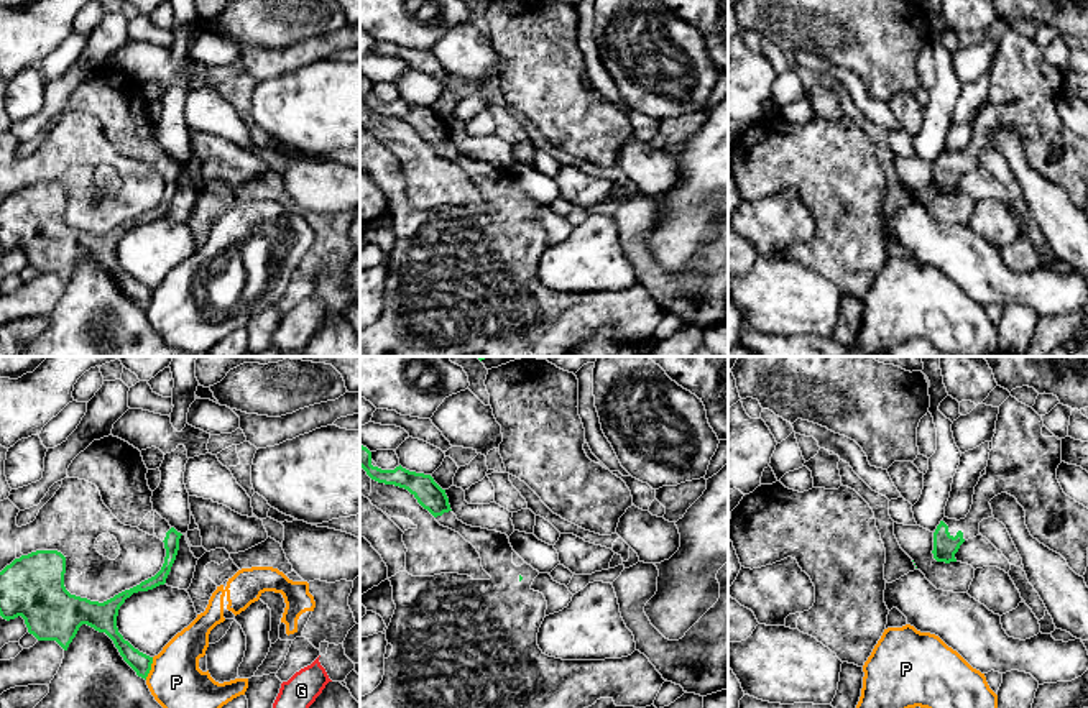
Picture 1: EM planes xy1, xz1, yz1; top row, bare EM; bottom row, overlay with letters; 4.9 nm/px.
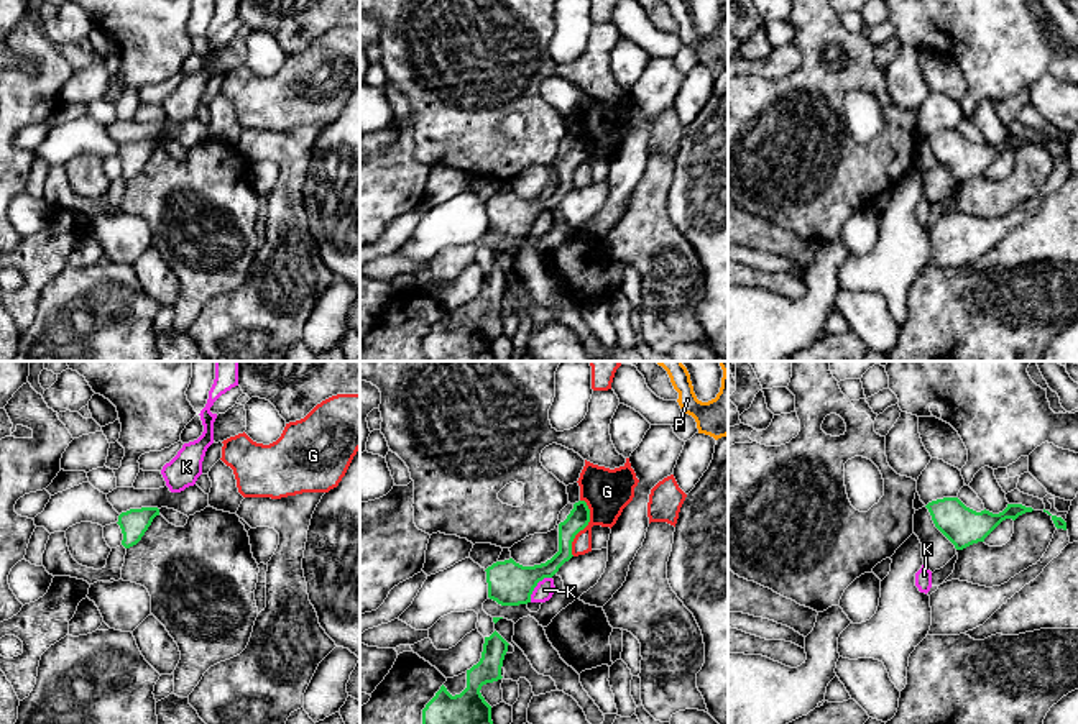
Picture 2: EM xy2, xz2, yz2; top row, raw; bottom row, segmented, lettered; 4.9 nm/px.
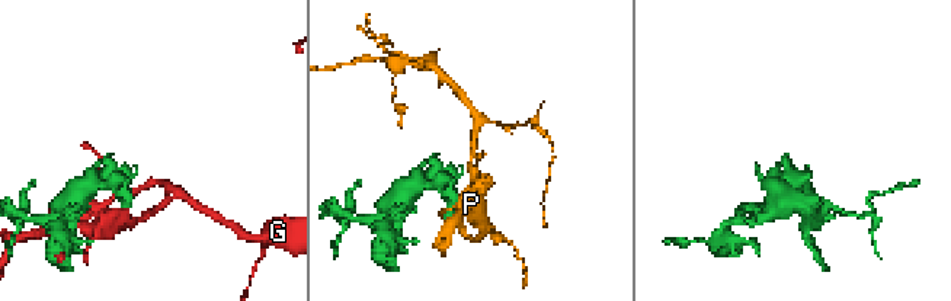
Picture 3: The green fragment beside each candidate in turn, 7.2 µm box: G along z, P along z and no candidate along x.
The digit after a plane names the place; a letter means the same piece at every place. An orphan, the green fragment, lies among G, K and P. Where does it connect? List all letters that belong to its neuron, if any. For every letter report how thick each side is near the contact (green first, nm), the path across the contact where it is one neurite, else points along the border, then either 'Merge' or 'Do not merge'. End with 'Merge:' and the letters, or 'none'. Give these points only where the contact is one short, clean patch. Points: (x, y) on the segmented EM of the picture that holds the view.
G: Thickness 110 nm (green) against 220 nm. Boundary: xz2 (584, 499), (589, 509), (589, 522), (575, 536), (572, 555). Do not merge
K: Thickness 220 nm (green) against 90 nm. Do not merge
P: Thickness 100 nm (green) against 260 nm. Boundary: xy1 (153, 657), (152, 669), (145, 679). Do not merge
Merge: none

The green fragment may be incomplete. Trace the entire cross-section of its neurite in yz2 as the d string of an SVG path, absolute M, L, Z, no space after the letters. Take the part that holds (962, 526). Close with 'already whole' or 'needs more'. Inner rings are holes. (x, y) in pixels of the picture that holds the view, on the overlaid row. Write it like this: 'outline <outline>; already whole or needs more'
outline M943 497L925 506L932 516L935 527L955 545L963 550L984 538L1006 519L1016 520L1032 507L1022 504L1007 504L1007 507L993 514L989 511L976 512L966 507L958 497Z; already whole

